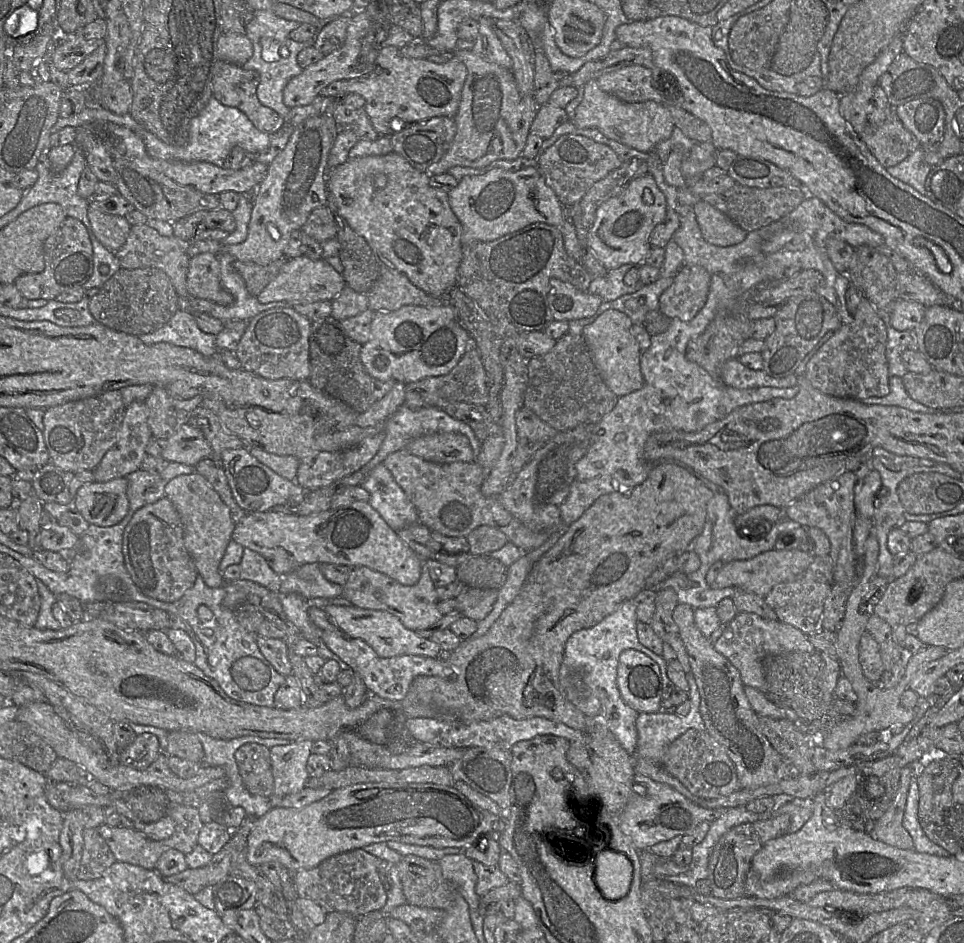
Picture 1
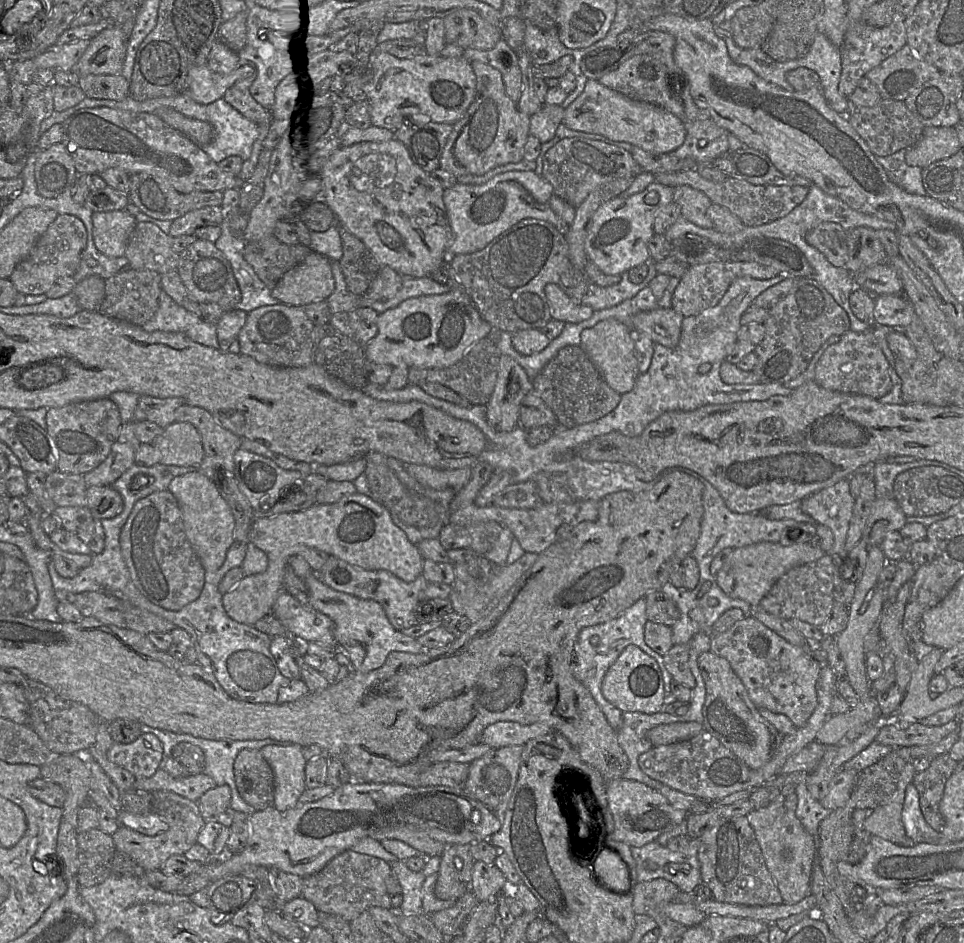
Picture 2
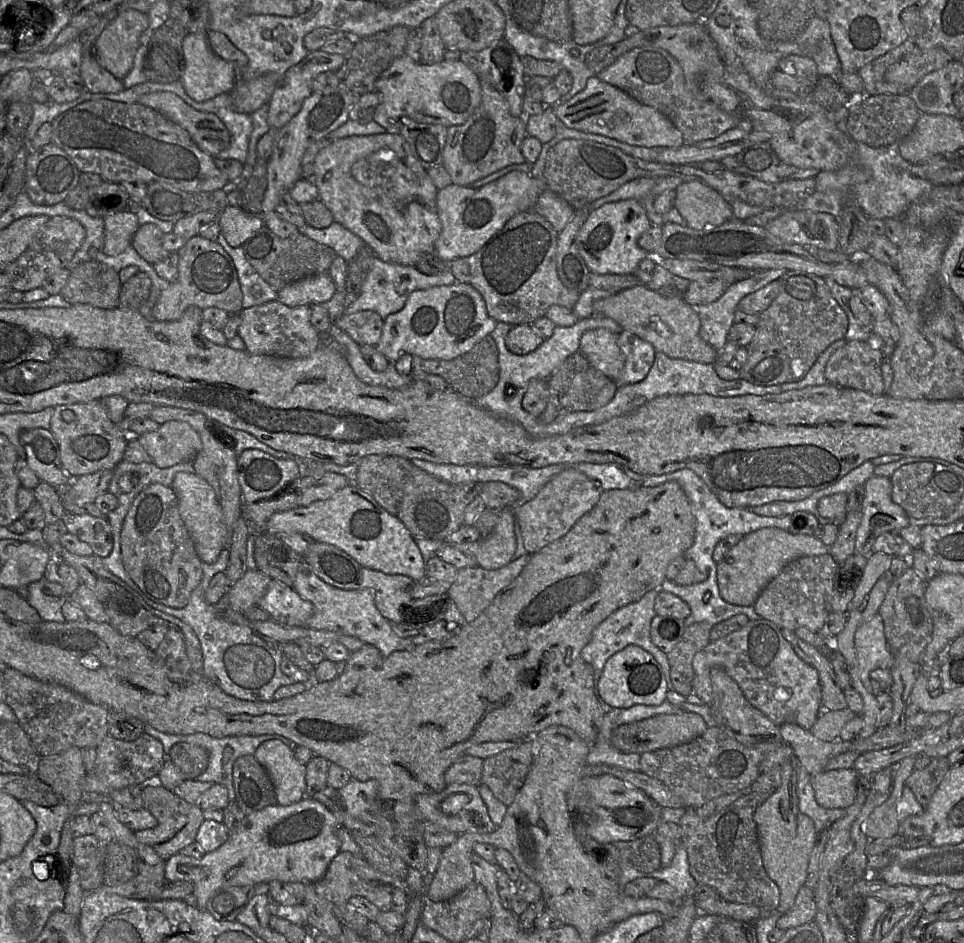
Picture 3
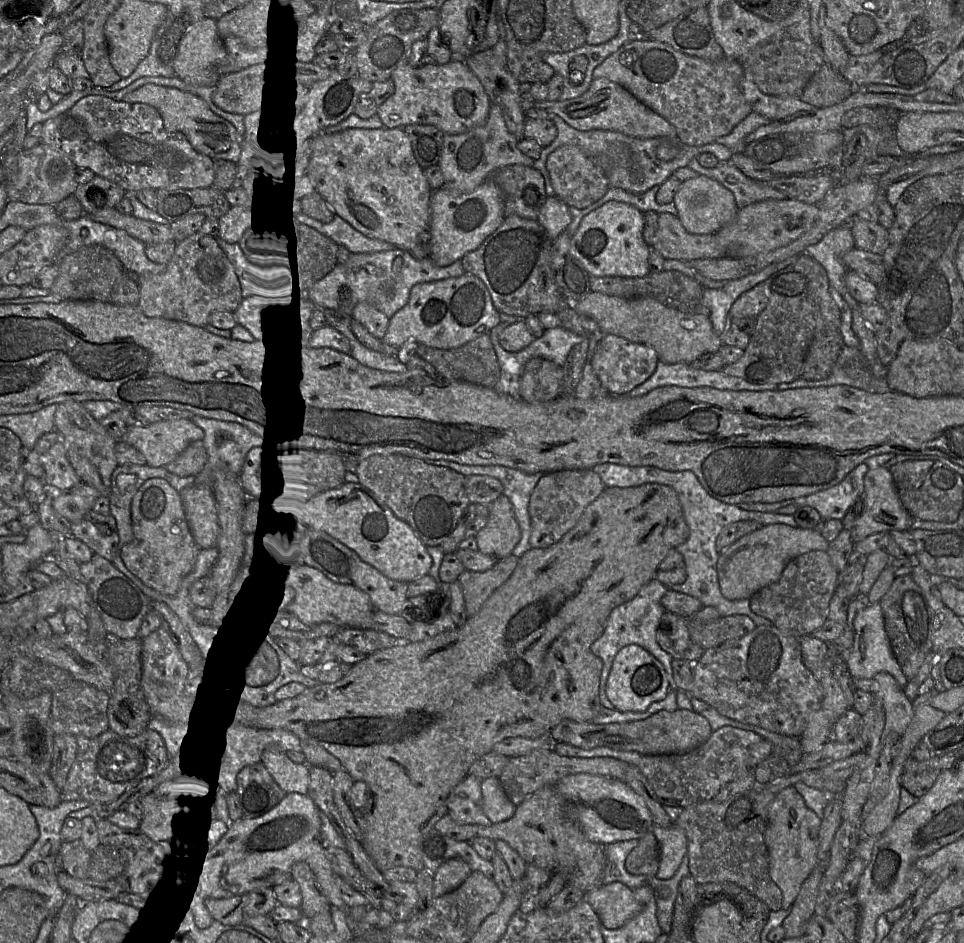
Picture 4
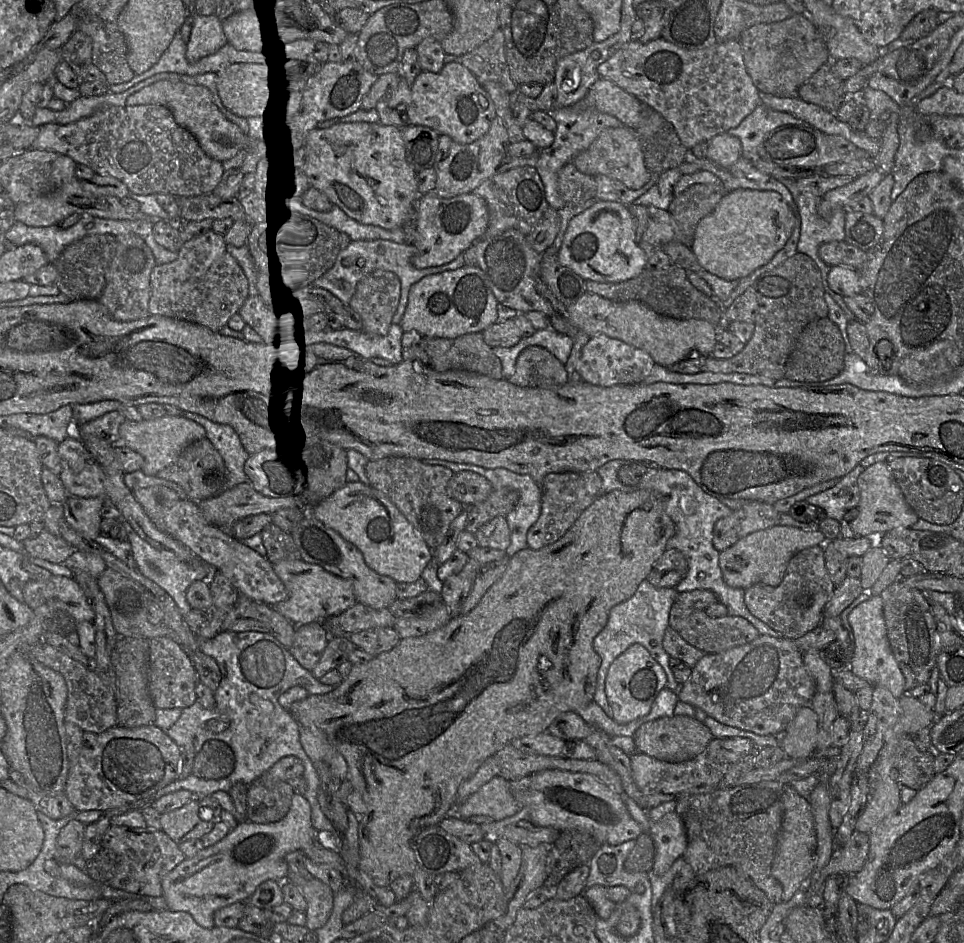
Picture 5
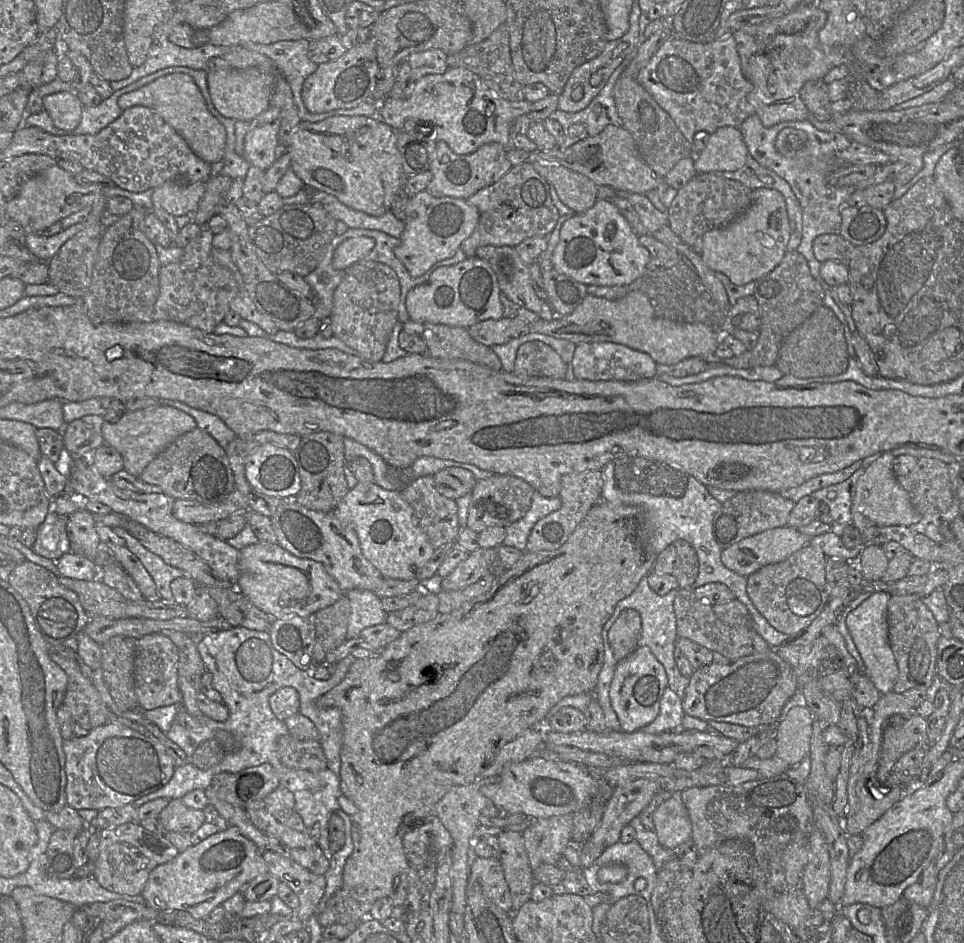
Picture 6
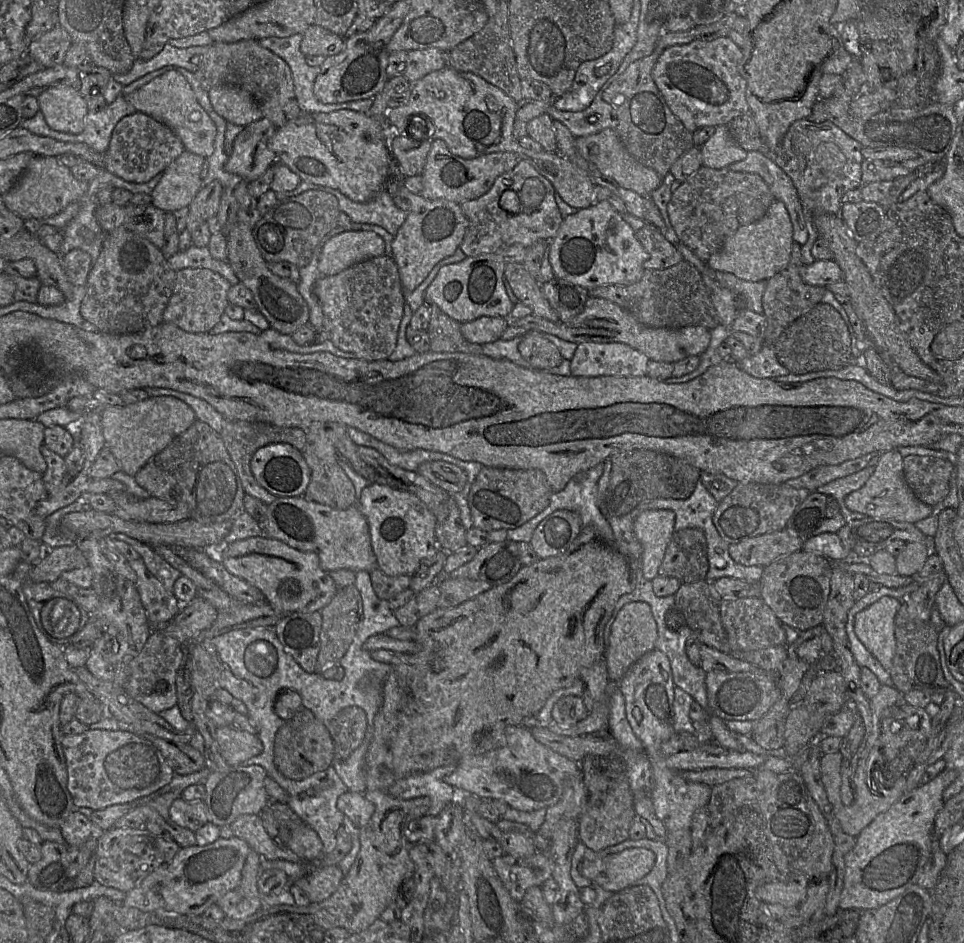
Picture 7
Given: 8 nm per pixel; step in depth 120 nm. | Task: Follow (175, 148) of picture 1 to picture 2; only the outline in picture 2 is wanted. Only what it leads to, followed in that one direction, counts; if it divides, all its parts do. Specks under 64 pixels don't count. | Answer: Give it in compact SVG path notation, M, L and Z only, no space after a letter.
M187 92L173 97L159 97L144 101L135 100L130 97L130 95L121 101L85 97L85 99L79 104L65 111L58 112L54 110L49 117L42 121L40 126L41 134L50 129L54 124L62 124L68 117L78 110L95 107L108 107L137 113L145 112L153 114L155 114L158 109L172 108L186 117L208 122L213 127L214 137L209 144L200 147L216 163L221 162L229 156L239 156L243 161L249 159L252 153L253 143L259 135L258 125L244 117L238 110L232 107L223 98L220 98L210 104L200 104L194 101Z

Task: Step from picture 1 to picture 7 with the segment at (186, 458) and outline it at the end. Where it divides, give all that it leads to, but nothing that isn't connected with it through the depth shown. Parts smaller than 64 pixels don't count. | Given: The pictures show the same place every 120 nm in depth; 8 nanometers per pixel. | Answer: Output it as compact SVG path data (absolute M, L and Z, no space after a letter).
M172 396L149 397L143 401L121 407L101 409L101 425L108 448L128 475L134 476L155 454L167 447L175 437L196 421L193 409Z

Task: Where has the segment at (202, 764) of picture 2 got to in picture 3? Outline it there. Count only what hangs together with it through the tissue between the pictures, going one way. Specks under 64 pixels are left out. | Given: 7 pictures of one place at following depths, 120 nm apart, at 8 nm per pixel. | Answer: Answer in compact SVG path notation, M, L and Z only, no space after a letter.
M149 724L144 725L144 733L151 735L162 743L165 755L178 768L185 780L214 782L215 784L224 785L228 790L229 802L236 802L233 785L233 765L237 758L254 755L258 746L268 740L280 740L288 746L295 747L290 739L278 734L241 735L224 738L214 738L204 733L174 735L160 732Z

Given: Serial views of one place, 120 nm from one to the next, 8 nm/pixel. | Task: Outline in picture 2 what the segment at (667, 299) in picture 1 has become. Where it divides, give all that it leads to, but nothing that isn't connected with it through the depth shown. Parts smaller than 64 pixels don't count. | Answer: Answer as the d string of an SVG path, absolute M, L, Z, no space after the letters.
M709 262L691 265L679 279L671 299L671 307L684 317L696 316L717 305L735 279L751 277L765 280L776 275L774 269L755 262Z

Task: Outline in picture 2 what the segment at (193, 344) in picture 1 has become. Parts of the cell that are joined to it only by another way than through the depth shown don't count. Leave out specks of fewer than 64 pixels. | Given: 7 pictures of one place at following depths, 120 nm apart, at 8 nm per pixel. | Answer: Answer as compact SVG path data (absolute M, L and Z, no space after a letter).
M161 291L155 315L143 326L146 332L164 331L183 333L192 341L204 346L219 349L216 324L206 322L201 317L178 305L165 291Z

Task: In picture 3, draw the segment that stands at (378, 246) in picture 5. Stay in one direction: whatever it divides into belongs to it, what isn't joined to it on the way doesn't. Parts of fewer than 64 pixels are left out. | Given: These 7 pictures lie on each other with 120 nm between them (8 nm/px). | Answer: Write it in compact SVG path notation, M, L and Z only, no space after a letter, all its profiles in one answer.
M378 257L373 258L373 263L368 275L366 276L358 298L349 305L344 311L344 299L346 297L345 289L343 291L335 291L330 300L325 302L324 307L329 313L331 324L338 317L346 314L352 314L360 310L371 310L378 313L381 318L385 319L392 313L400 311L409 295L417 290L425 290L437 286L449 286L456 283L456 278L450 269L445 270L437 275L426 275L421 273L415 266L399 265L384 262Z

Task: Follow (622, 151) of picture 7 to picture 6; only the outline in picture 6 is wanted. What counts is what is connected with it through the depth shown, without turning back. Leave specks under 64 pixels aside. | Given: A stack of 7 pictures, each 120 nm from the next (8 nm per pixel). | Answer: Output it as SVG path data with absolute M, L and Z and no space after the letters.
M607 125L599 134L580 140L566 149L535 150L530 153L529 163L549 161L578 172L597 186L608 185L615 190L646 194L656 189L663 178L658 176L641 158L631 134L622 126Z

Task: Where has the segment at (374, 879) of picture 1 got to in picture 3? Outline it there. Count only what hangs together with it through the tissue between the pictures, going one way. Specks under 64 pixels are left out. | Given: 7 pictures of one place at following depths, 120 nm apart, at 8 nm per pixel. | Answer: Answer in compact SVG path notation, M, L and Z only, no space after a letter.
M340 851L330 862L324 876L313 883L315 892L337 907L345 906L353 896L361 896L380 911L391 910L391 893L362 879L354 871L354 859L365 861L362 855Z

